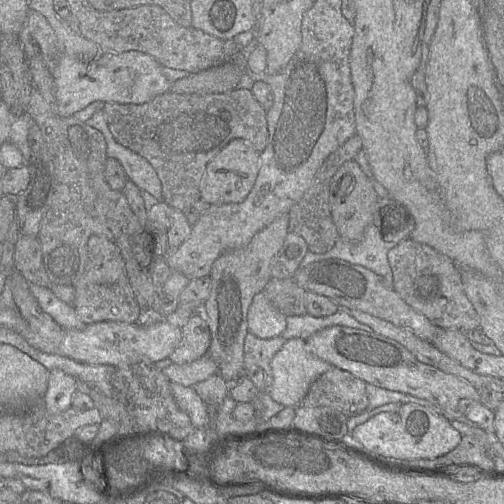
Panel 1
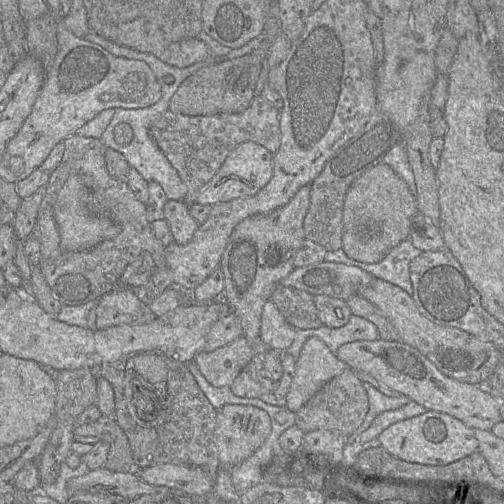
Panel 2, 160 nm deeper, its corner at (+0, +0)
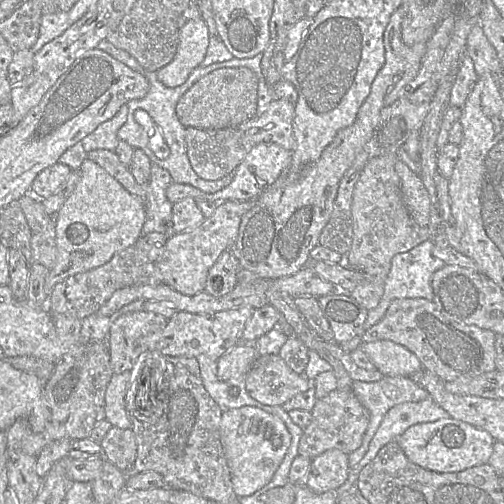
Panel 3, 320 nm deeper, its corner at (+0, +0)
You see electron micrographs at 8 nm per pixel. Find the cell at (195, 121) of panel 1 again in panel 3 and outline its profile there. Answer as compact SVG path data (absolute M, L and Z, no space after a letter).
M274 98L266 111L236 126L216 130L186 127L187 155L193 170L203 179L219 179L233 173L251 148L259 143L275 143L293 151L296 141L293 133L295 103Z

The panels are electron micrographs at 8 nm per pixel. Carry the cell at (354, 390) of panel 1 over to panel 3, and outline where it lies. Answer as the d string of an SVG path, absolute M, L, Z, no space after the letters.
M352 390L330 392L316 401L310 413L311 422L303 429L299 442L299 455L312 460L328 450L337 449L349 455L360 447L369 424L369 413Z

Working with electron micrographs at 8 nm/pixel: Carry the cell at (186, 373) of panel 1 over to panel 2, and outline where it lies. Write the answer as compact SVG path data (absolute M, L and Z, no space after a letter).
M243 336L211 352L200 351L194 358L200 372L215 387L230 386L255 355L255 347Z

